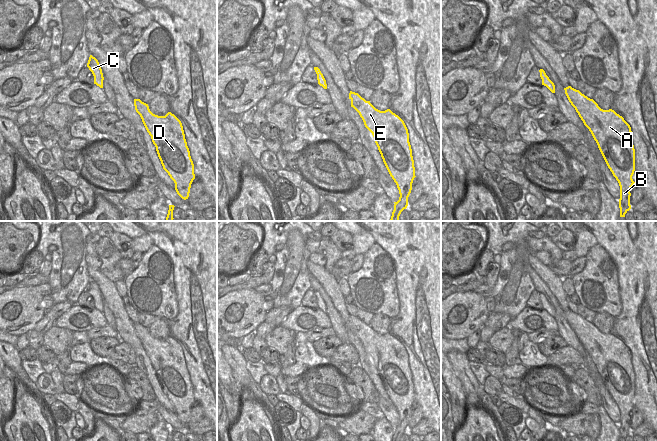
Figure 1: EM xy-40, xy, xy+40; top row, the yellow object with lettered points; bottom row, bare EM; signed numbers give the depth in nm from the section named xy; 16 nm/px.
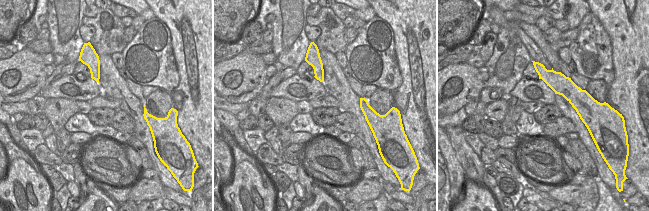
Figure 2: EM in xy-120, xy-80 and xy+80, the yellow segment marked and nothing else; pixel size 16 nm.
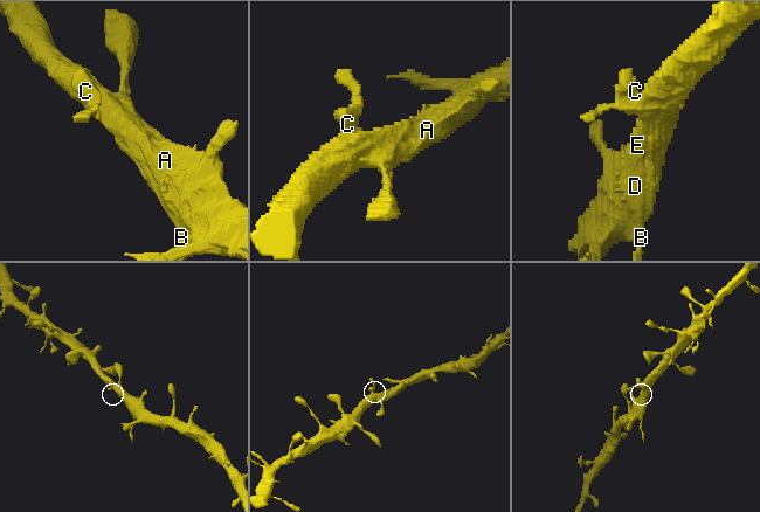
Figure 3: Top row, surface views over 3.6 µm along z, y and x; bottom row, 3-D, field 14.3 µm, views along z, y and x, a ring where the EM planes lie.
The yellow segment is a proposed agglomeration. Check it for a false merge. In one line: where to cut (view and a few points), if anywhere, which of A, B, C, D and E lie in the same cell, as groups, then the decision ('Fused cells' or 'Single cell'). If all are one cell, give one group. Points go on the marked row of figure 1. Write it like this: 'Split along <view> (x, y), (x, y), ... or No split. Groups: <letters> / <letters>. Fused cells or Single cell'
No split. Groups: A B C D E. Single cell

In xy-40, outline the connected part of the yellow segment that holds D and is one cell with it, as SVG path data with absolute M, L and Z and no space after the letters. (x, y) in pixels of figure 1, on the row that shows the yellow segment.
M134 99L134 106L151 136L163 169L175 183L177 194L188 199L195 174L181 121L171 112L165 116L153 114L140 99Z

